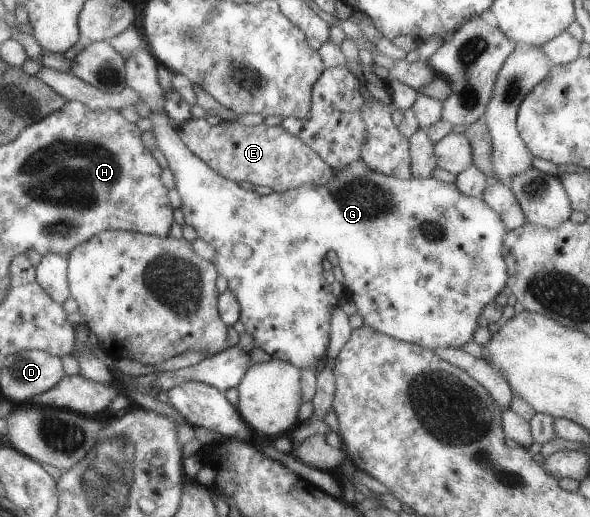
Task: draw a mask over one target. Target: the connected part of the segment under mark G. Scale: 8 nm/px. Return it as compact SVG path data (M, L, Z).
M149 48L137 49L130 57L126 58L126 83L128 88L136 90L142 102L145 102L152 110L153 116L149 117L153 121L153 132L156 138L157 148L161 150L169 163L169 168L176 178L176 189L182 198L181 210L184 214L186 224L193 226L198 238L209 242L215 249L212 263L217 268L219 275L228 280L228 289L233 292L240 304L240 321L244 324L246 332L254 340L254 346L260 348L264 355L271 359L279 359L290 362L297 368L315 369L317 364L323 360L325 352L328 352L330 342L330 321L332 312L337 306L338 298L333 294L331 284L328 284L323 275L323 258L327 258L329 251L335 251L340 258L340 267L344 272L345 285L348 288L352 301L358 308L358 314L362 316L364 324L380 333L392 336L400 341L407 341L427 347L457 349L473 340L474 335L479 330L477 318L483 312L484 306L495 297L507 289L508 279L507 265L503 258L504 240L508 230L501 217L482 198L465 196L456 183L447 183L429 177L409 180L387 176L371 170L363 161L352 162L341 171L334 172L334 177L326 185L306 184L287 192L276 193L273 191L268 195L257 194L254 190L246 190L235 181L230 181L215 172L205 161L202 161L196 154L193 154L188 146L179 138L178 130L171 127L168 122L169 116L163 114L164 91L157 79L158 60L153 56Z

